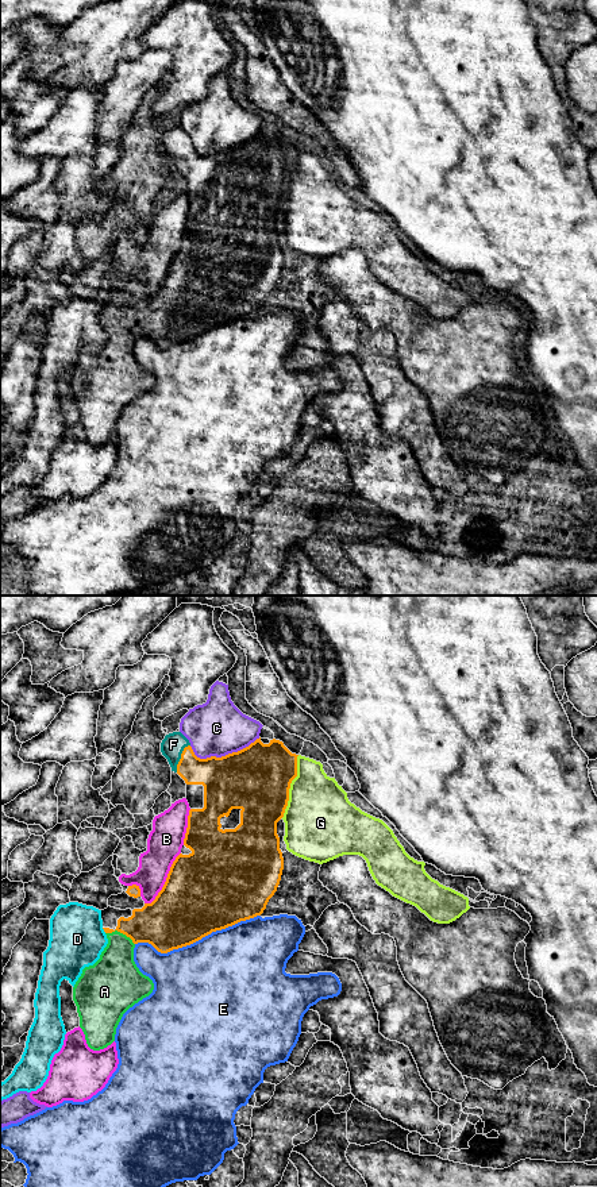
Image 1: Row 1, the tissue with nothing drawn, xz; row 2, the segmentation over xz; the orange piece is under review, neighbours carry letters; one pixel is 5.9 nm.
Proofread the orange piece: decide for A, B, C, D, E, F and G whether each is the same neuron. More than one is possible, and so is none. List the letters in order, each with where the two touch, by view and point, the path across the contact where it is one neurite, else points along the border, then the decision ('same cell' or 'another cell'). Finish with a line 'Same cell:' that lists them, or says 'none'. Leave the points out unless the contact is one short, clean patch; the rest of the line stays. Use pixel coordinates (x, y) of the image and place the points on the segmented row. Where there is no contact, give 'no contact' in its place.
A: contact xz (120, 932); way xz (161, 922), (120, 932), (120, 948), (115, 972); same cell
B: contact xz (166, 881); another cell
C: contact xz (223, 756); another cell
D: contact xz (104, 931); another cell
E: contact xz (197, 940); another cell
F: contact xz (181, 758); way xz (219, 775), (195, 771), (181, 758), (173, 744); same cell
G: contact xz (289, 786); another cell
Same cell: A, F

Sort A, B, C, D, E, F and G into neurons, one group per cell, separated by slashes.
A F / B / C / D / E / G

